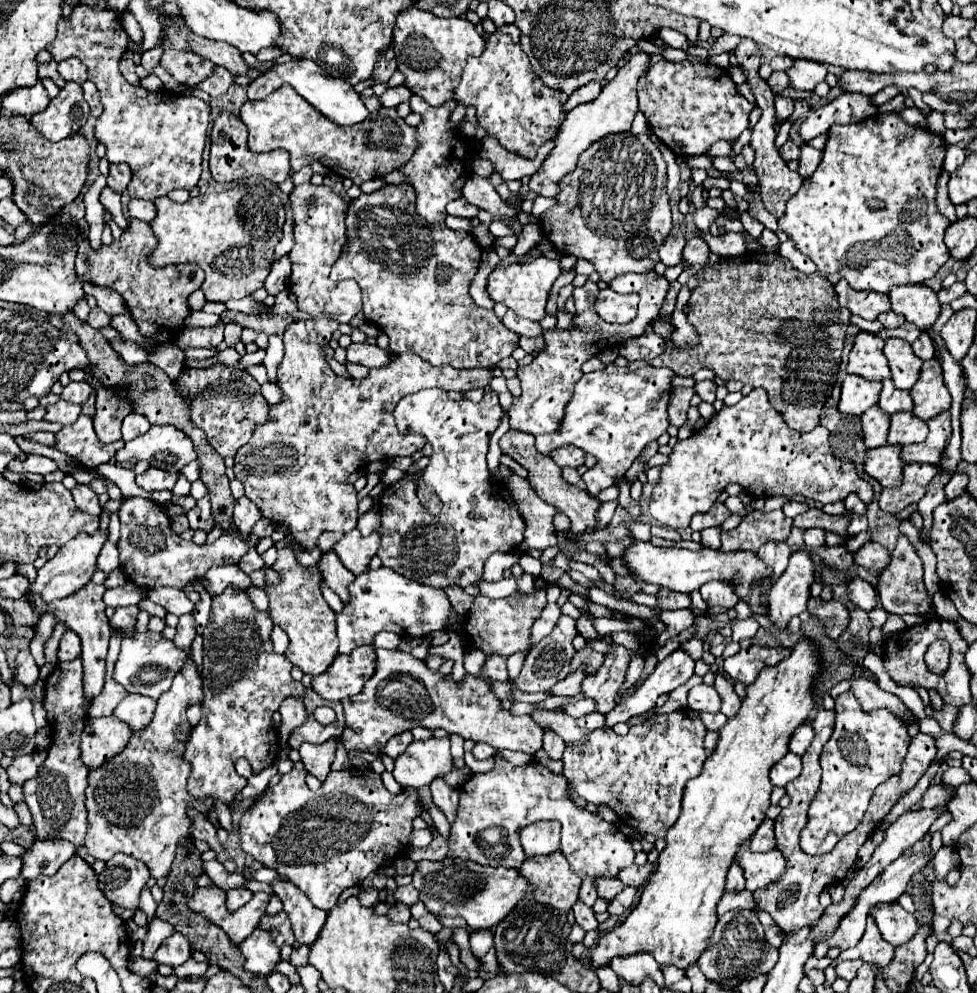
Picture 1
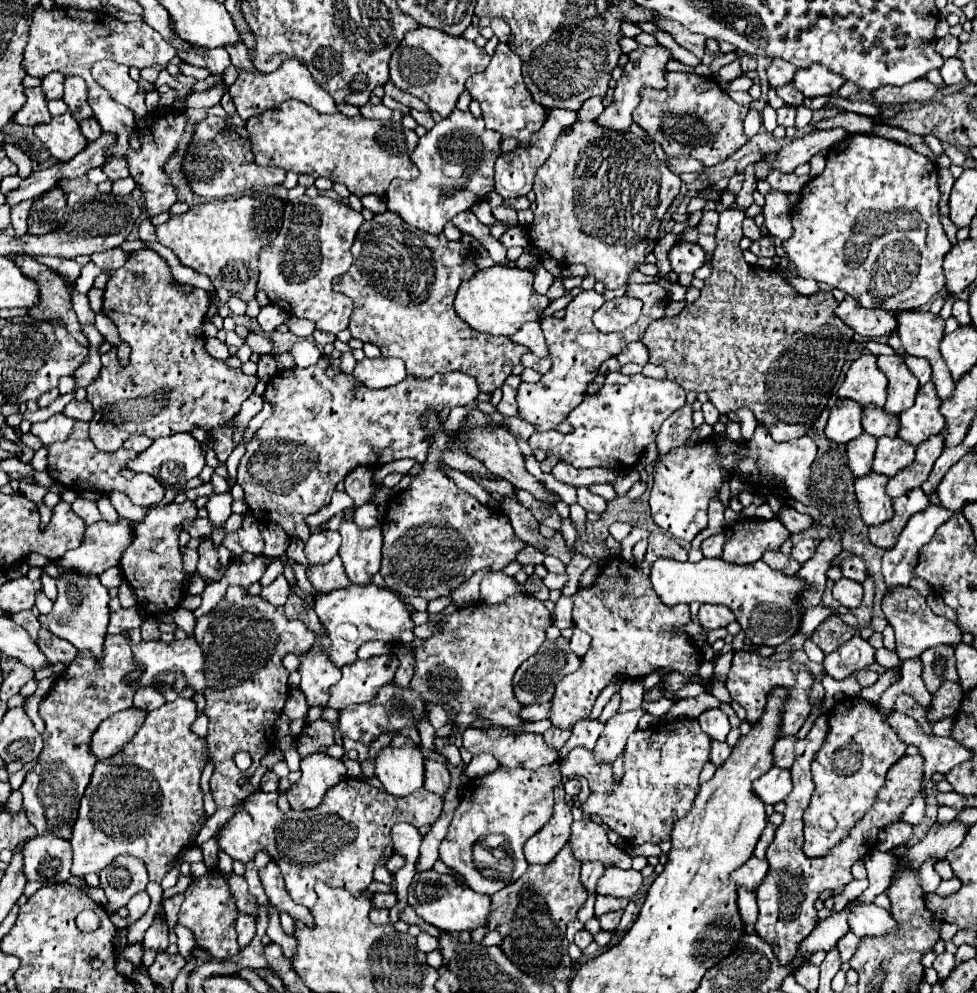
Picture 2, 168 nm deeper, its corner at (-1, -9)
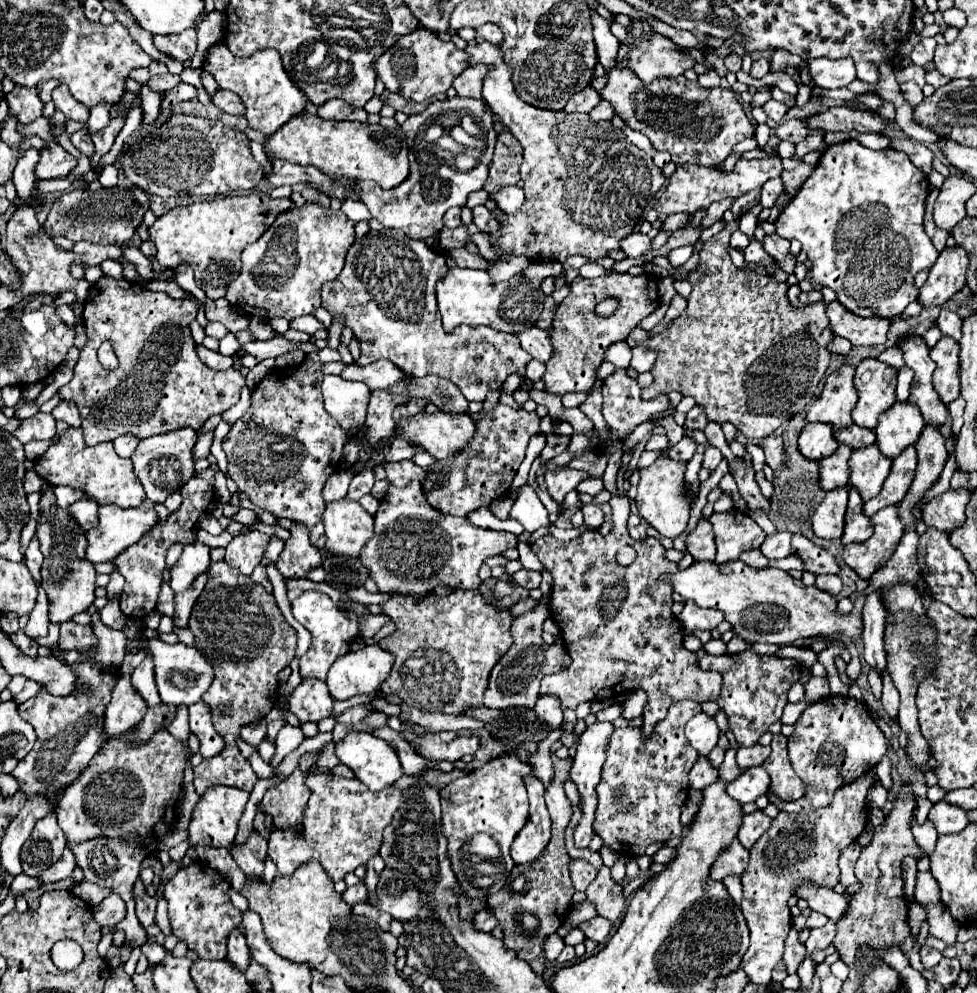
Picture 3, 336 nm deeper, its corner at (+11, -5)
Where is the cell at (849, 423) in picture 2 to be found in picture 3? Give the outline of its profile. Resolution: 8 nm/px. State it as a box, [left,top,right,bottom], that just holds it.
[798,424,838,460]

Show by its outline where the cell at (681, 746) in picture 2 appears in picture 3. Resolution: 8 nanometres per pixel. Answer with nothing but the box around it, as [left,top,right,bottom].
[594,700,700,858]

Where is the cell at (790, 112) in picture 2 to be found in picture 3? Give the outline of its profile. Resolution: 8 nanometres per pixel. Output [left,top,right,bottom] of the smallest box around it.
[762,100,788,122]

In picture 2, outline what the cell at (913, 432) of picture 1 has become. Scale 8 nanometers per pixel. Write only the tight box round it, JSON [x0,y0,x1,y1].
[872,436,916,476]

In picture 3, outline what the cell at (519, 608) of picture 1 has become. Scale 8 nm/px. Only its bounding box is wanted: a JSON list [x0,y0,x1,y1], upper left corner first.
[380,590,512,714]

